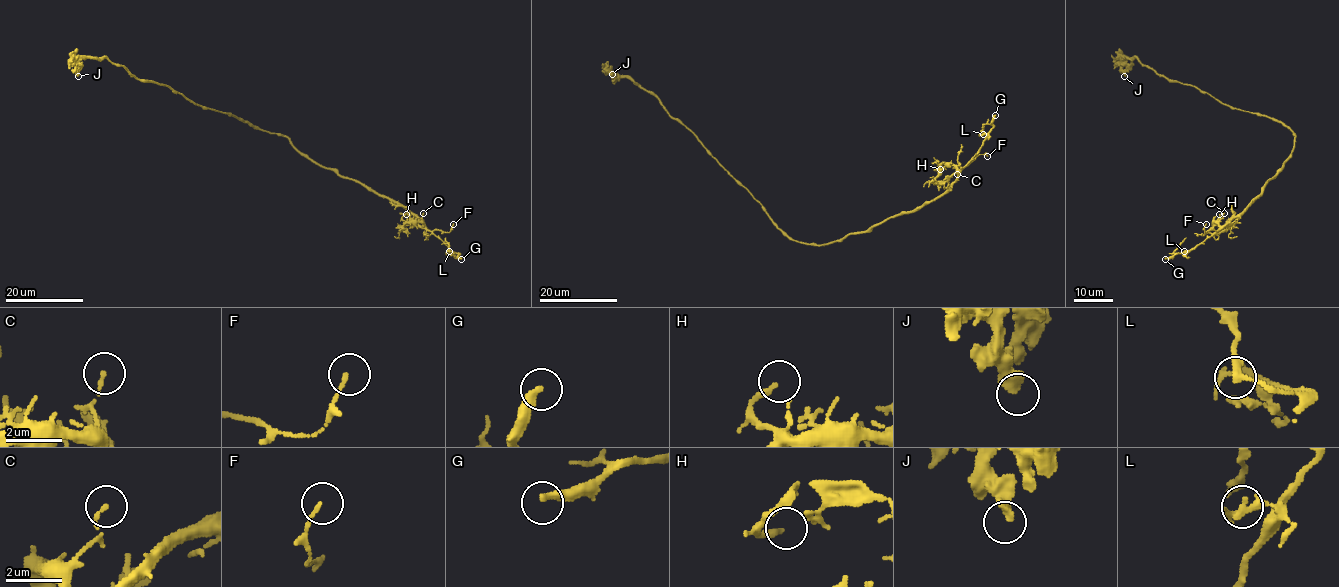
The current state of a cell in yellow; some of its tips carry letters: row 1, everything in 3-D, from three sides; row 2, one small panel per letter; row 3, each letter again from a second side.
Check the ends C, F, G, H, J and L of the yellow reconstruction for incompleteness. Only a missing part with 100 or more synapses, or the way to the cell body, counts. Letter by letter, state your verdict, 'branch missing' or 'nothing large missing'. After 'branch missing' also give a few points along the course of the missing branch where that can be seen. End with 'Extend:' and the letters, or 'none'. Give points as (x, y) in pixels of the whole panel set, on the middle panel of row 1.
C: nothing large missing
F: nothing large missing
G: branch missing; missing branch runs (995, 115), (1011, 110), (1027, 124), (1054, 137)
H: nothing large missing
J: nothing large missing
L: nothing large missing
Extend: G

